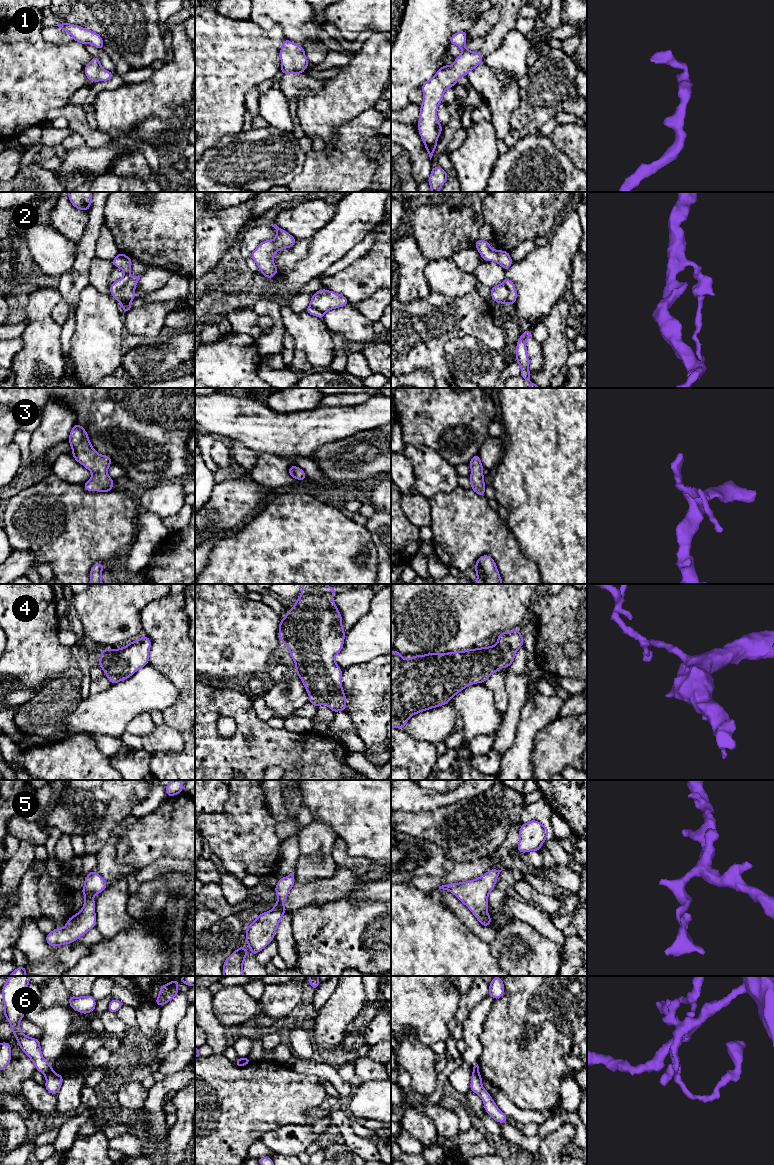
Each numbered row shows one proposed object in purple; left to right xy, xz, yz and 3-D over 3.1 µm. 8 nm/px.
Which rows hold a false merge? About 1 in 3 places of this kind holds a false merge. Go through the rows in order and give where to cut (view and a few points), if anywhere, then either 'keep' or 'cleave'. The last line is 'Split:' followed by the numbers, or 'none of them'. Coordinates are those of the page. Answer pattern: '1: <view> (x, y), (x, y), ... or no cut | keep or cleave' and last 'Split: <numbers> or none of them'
1: no cut | keep
2: xy (130, 277), (120, 290), (120, 294), (132, 299) | cleave
3: no cut | keep
4: no cut | keep
5: no cut | keep
6: xy (52, 1069), (45, 1075) | cleave
Split: 2, 6

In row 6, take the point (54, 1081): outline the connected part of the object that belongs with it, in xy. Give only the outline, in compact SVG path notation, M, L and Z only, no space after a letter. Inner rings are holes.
M53 1070L49 1072L46 1077L46 1084L44 1085L48 1092L53 1095L57 1095L62 1082L63 1082L63 1075L56 1074Z

